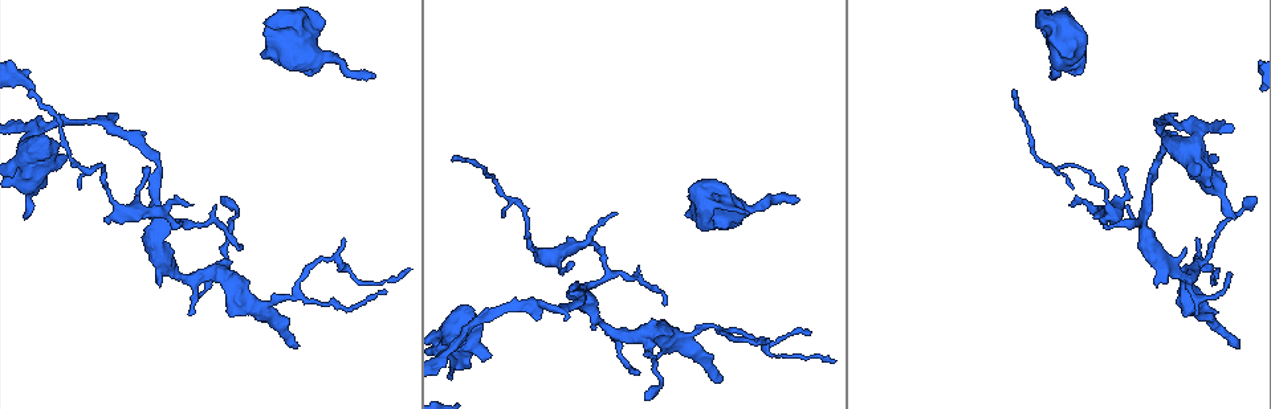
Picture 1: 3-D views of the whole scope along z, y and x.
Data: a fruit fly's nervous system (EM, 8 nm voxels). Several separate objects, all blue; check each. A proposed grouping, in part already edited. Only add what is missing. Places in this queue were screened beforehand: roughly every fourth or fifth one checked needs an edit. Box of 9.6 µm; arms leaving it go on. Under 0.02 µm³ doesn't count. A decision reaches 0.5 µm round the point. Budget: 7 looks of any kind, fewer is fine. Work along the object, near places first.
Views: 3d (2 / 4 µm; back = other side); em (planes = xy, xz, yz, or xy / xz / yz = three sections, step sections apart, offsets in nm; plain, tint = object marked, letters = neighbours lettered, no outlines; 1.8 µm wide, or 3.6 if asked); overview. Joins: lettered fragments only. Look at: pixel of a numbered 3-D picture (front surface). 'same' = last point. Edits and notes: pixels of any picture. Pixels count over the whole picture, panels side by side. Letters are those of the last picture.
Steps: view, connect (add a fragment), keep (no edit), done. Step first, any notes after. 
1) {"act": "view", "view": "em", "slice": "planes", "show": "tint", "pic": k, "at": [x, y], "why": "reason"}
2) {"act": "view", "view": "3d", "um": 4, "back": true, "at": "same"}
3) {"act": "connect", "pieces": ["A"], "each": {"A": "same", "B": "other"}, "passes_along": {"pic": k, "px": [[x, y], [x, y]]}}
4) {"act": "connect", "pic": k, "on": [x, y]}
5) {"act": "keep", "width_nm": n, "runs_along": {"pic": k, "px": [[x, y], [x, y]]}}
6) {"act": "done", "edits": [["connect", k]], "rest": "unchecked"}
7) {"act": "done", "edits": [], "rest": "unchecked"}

{"act": "view", "view": "em", "um": 3.6, "slice": "planes", "show": "letters", "pic": 1, "at": [640, 335], "why": "abrupt turn"}

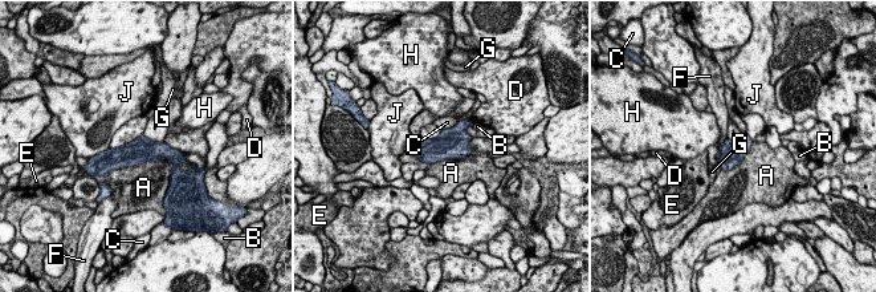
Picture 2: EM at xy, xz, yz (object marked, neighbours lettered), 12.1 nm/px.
{"act": "keep", "longest_contact_nm": ["A", 1000], "each": {"A": "other", "B": "other", "C": "other", "D": "other", "E": "other", "F": "other", "G": "other", "H": "other", "J": "other"}, "found": "no lettered fragment goes on from it"}

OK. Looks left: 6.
{"act": "view", "view": "3d", "um": 2, "pic": 1, "at": [297, 345], "why": "branch stops here"}

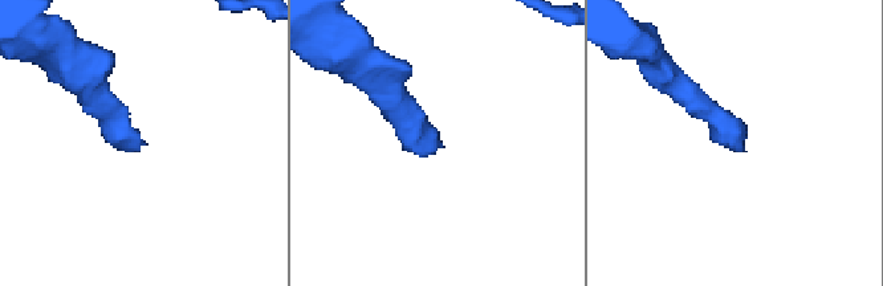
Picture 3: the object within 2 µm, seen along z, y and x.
{"act": "view", "view": "em", "um": 3.6, "slice": "planes", "show": "tint", "pic": 3, "at": [736, 144], "why": "shape alone is not enough"}

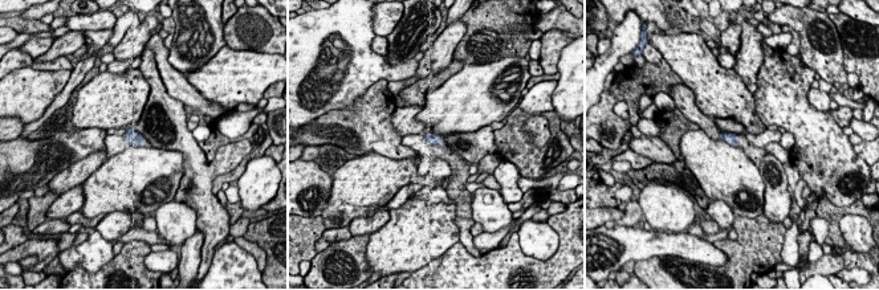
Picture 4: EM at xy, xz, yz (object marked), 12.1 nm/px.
{"act": "view", "view": "em", "um": 3.6, "slice": "planes", "show": "letters", "at": "same"}

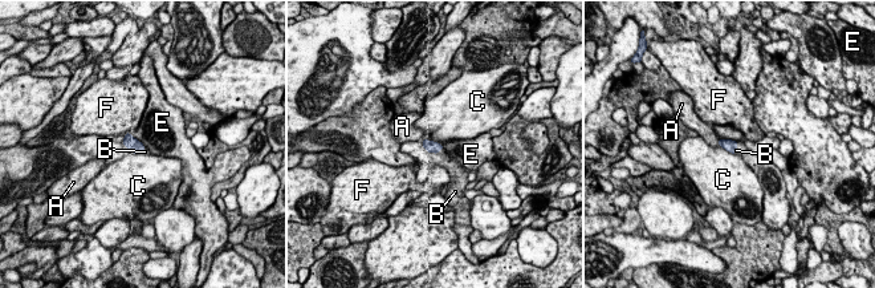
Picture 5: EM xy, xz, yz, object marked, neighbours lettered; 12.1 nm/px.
{"act": "connect", "pieces": ["B"], "longest_contact_nm": ["C", 240], "each": {"A": "other", "B": "same", "C": "other", "E": "other", "F": "other"}, "passes_along": {"pic": 5, "px": [[431, 146], [439, 150], [447, 162]]}, "found": "it goes on there"}

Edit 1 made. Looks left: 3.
{"act": "view", "view": "em", "slice": "xz", "step": 8, "show": "tint", "pic": 1, "at": [808, 334], "why": "tapers out"}

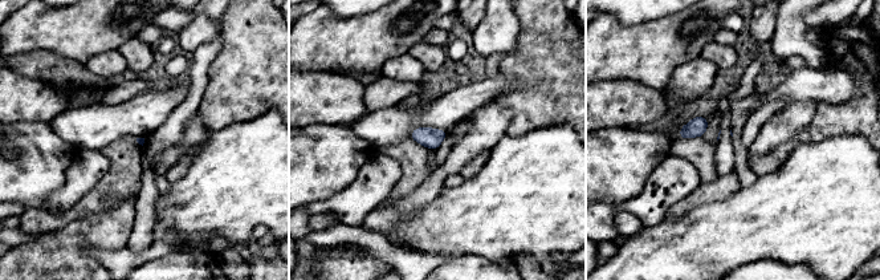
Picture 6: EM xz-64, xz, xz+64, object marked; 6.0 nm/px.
{"act": "view", "view": "em", "slice": "xz", "step": 8, "show": "letters", "at": "same"}

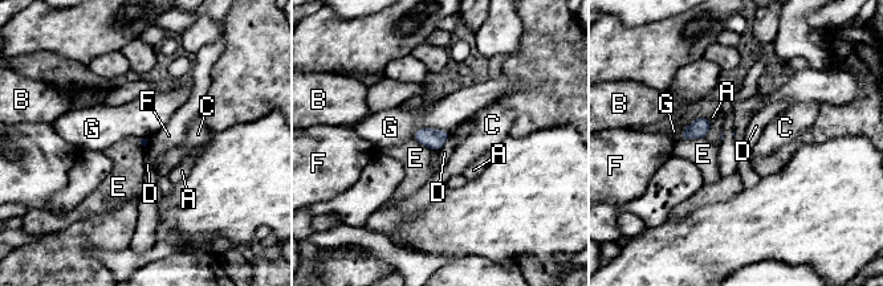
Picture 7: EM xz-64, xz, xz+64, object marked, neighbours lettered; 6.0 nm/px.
{"act": "keep", "each": {"A": "other", "B": "other", "C": "other", "D": "other", "E": "other", "F": "other", "G": "other"}, "border": {"pic": 7, "px": [[450, 131], [446, 142], [438, 150]]}, "found": "no lettered fragment goes on from it"}

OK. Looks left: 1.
{"act": "done", "edits": [["connect", 5]], "rest": "unchecked"}

